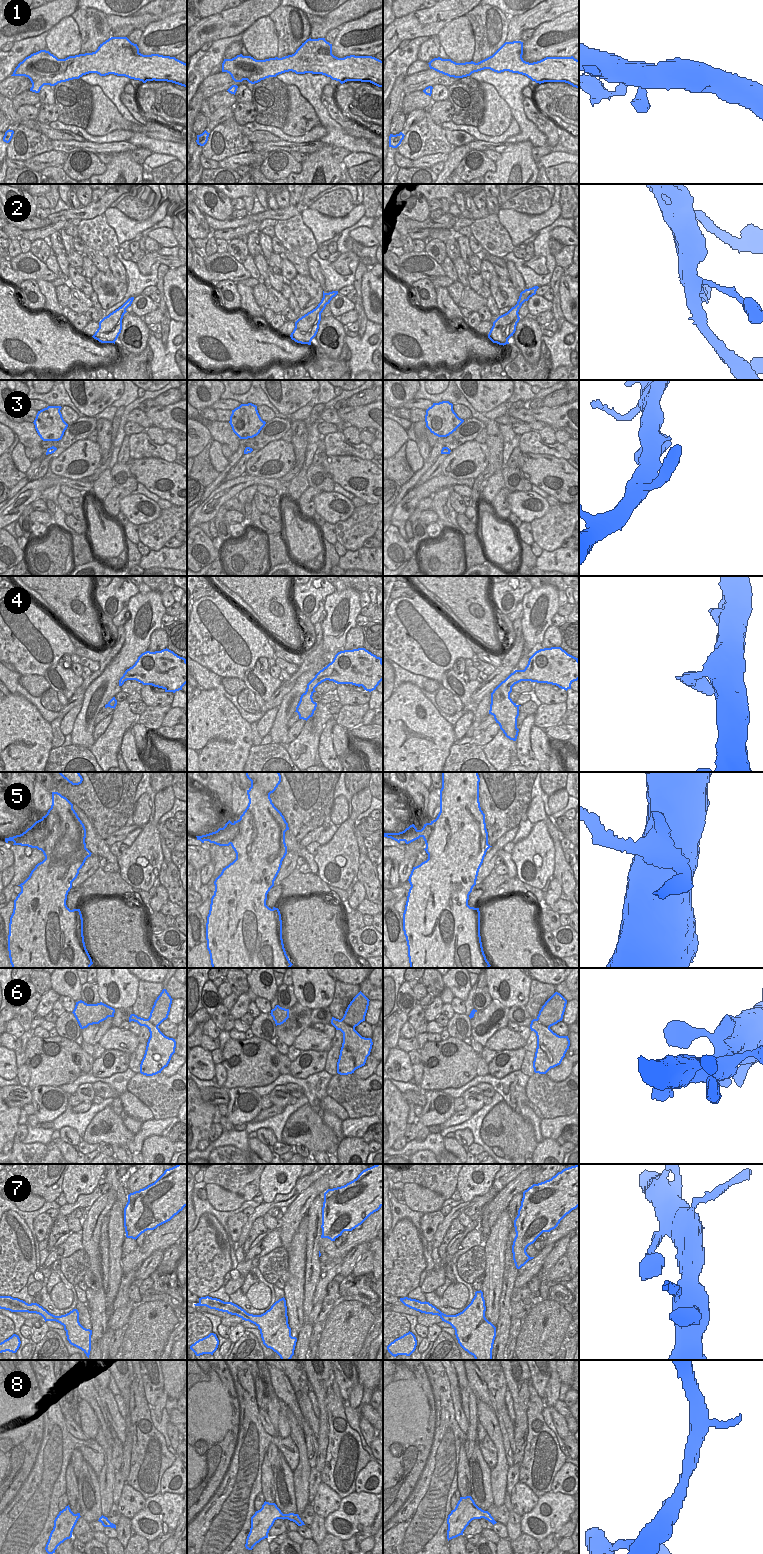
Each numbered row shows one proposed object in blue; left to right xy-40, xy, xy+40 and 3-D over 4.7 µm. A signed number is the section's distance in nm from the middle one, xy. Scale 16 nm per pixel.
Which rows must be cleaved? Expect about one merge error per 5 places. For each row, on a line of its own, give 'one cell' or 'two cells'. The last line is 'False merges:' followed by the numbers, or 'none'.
1: one cell
2: one cell
3: one cell
4: one cell
5: two cells
6: one cell
7: one cell
8: one cell
False merges: 5

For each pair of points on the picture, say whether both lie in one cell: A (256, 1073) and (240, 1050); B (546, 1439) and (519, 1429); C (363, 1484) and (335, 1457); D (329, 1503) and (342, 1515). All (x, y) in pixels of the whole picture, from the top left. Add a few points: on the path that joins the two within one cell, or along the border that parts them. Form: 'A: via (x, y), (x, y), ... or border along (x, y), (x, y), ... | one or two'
A: via (252, 1067), (241, 1056) | one
B: border along (527, 1409), (527, 1443), (523, 1455) | two
C: border along (371, 1460), (359, 1472), (354, 1491) | two
D: border along (342, 1498), (339, 1506), (324, 1518) | two

